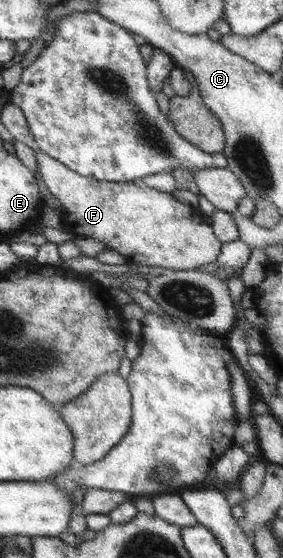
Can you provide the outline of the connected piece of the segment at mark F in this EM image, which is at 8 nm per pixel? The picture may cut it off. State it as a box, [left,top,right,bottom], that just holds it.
[36,151,222,270]

